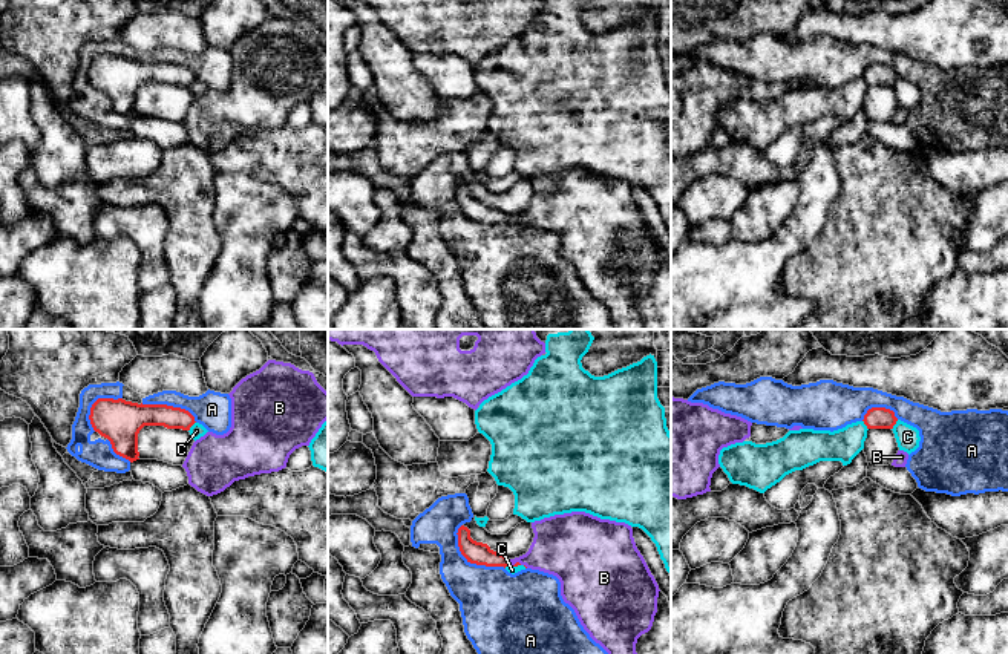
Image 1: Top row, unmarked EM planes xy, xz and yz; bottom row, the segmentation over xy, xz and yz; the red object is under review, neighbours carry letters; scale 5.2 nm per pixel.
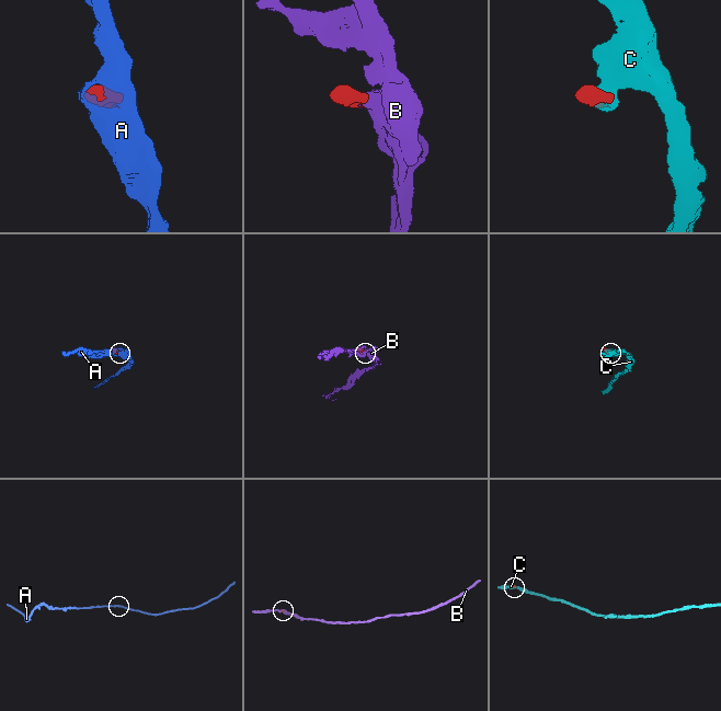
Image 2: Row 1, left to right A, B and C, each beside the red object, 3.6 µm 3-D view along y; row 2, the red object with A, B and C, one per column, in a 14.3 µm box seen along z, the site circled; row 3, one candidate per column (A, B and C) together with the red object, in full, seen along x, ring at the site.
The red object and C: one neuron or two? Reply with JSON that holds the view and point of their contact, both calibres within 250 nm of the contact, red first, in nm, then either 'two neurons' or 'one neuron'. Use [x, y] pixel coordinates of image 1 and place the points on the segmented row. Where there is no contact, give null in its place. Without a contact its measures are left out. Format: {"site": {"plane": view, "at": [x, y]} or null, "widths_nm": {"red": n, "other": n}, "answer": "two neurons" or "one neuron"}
{"site": {"plane": "yz", "at": [895, 423]}, "widths_nm": {"red": 110, "other": 130}, "answer": "two neurons"}

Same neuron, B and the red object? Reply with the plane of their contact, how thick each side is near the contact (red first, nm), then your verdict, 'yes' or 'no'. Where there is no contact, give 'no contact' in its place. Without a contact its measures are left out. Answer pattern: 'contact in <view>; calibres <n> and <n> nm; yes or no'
contact in xz; calibres 120 and 300 nm; yes

